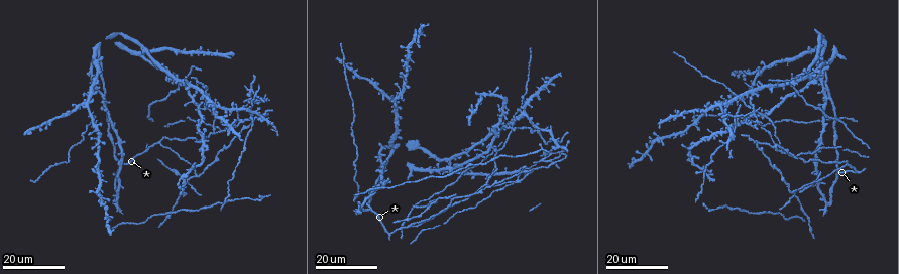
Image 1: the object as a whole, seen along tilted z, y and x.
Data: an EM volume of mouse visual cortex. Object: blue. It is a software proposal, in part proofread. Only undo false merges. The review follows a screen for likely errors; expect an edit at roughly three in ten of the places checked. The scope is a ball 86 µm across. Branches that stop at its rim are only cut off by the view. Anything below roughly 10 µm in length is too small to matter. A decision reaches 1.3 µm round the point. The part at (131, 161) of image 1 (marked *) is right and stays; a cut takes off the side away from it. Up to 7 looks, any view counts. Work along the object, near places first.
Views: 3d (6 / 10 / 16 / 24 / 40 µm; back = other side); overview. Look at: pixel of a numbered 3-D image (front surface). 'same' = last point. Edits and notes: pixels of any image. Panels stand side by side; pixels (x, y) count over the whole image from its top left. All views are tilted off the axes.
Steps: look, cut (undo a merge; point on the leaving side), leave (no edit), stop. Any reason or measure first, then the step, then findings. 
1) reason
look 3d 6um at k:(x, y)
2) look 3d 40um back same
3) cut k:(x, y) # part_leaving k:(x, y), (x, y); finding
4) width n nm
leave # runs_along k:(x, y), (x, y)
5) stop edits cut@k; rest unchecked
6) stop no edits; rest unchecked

a fork
look 3d 24um at 1:(498, 149)

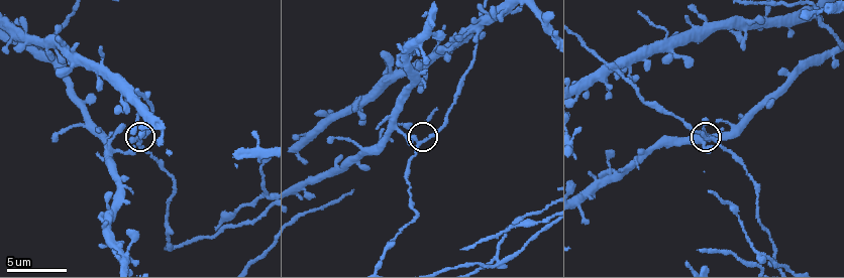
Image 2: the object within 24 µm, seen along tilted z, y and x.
look 3d 6um at 2:(421, 142)

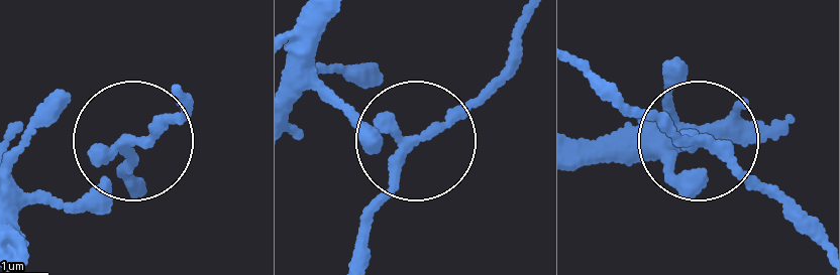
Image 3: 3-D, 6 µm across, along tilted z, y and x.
arms 3
leave # runs_along 3:(816, 244), (701, 146), (674, 174), (652, 155); all the same neuron

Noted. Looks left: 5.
two arms in line, one across
look 3d 10um at 2:(607, 63)

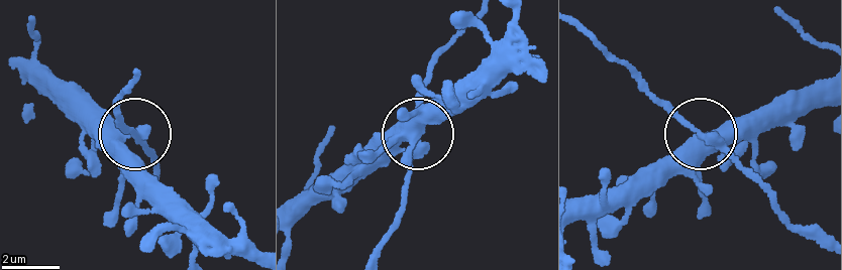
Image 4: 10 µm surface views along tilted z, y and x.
other side
look 3d 10um back at 4:(701, 137)

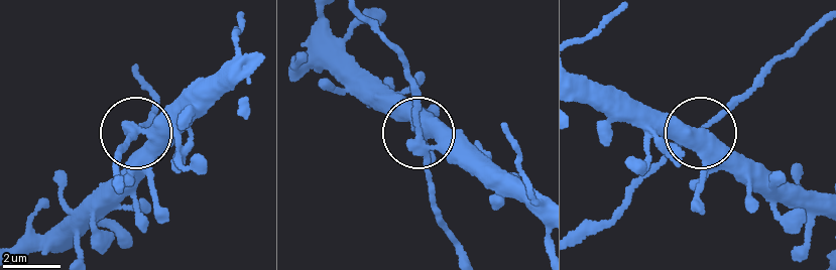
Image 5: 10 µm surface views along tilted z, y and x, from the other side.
leave # runs_along 5:(467, 255), (430, 190), (399, 46); all the same neuron

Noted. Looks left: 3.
thin arm on a thick one
look 3d 10um at 2:(266, 193)

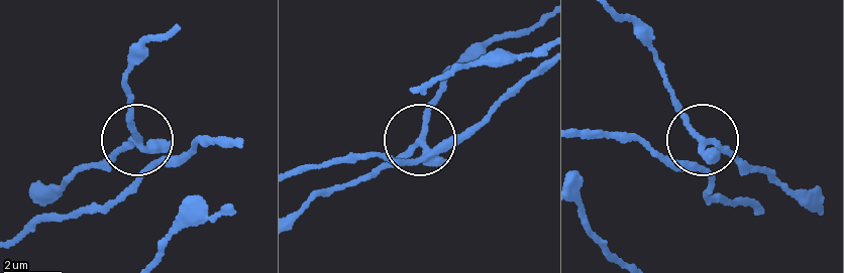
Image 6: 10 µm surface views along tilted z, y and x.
side_arm 31 um
leave # runs_along 6:(302, 167), (374, 155), (419, 158), (439, 89); all the same neuron

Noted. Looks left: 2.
stop no edits; rest unchecked

